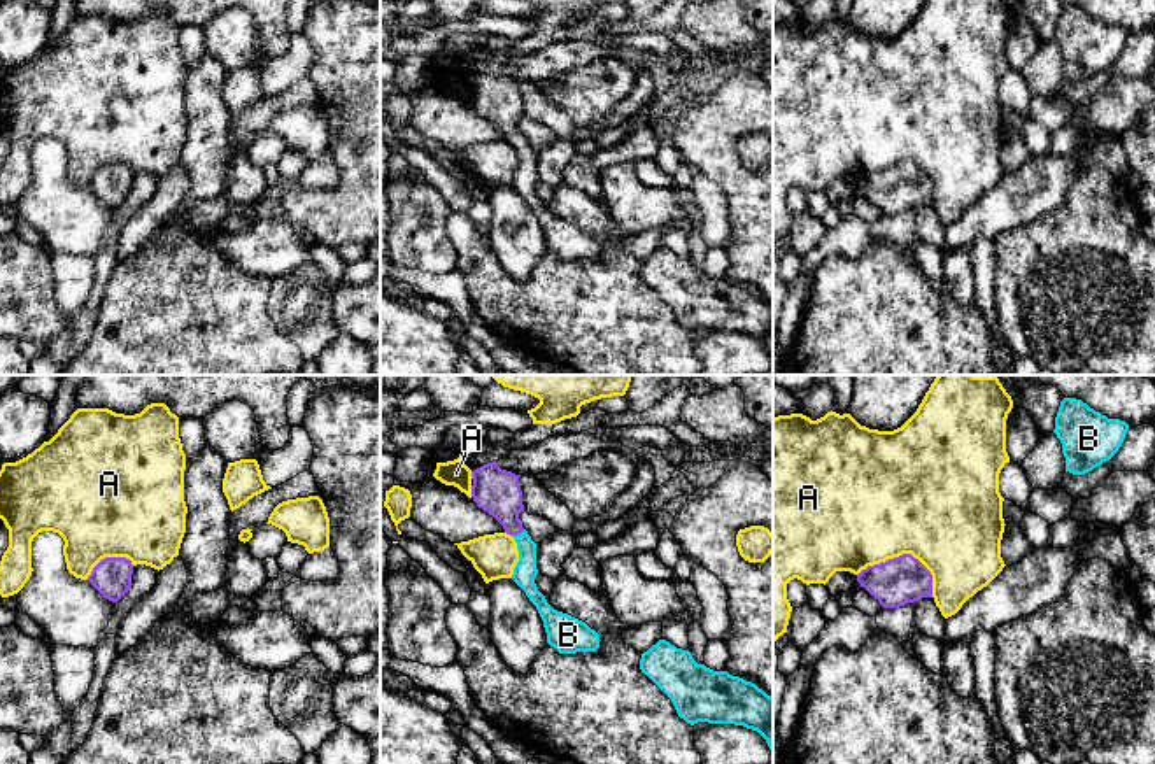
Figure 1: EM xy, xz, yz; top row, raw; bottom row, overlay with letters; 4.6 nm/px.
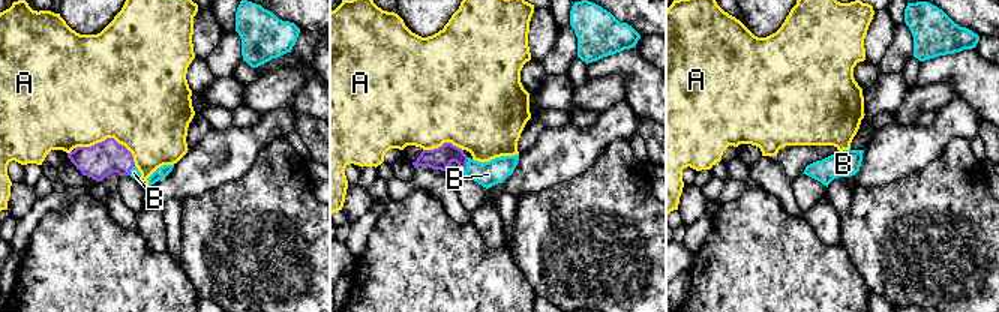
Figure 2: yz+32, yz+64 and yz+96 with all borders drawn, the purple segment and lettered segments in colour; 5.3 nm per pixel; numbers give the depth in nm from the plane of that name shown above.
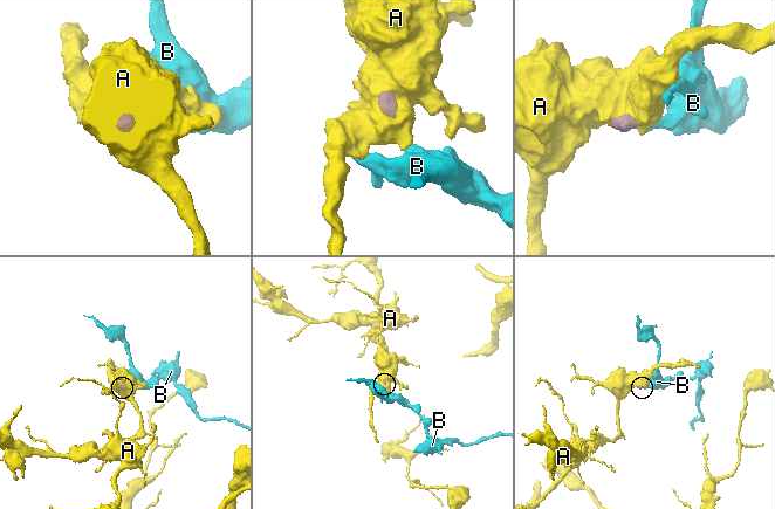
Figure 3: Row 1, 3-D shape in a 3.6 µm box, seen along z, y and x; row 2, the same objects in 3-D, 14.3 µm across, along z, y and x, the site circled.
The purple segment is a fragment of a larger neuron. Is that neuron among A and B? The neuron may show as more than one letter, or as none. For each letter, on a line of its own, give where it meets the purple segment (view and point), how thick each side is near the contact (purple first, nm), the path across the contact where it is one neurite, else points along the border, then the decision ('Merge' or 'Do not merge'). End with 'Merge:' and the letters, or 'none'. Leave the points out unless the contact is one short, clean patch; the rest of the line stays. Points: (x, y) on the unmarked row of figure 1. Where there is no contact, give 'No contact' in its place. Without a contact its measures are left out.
A: Touches purple at yz (906, 162). Thickness 220 nm (purple) against 500 nm. Boundary: yz (857, 183), (868, 174), (912, 162), (929, 179), (933, 204). Do not merge
B: Touches purple at xz (519, 141). Thickness 220 nm (purple) against 110 nm. Path across: xz (496, 99), (519, 141), (524, 149), (524, 179). Merge
Merge: B

